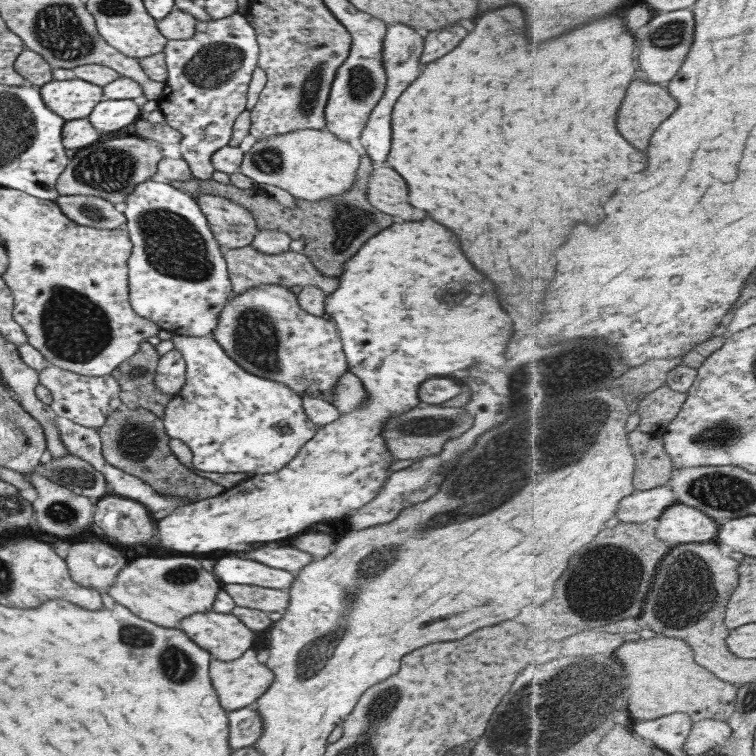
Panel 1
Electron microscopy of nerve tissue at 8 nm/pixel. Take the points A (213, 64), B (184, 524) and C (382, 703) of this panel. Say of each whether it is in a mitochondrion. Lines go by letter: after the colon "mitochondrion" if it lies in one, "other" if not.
A: mitochondrion
B: other
C: mitochondrion

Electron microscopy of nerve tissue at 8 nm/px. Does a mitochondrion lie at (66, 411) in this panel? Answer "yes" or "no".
no

